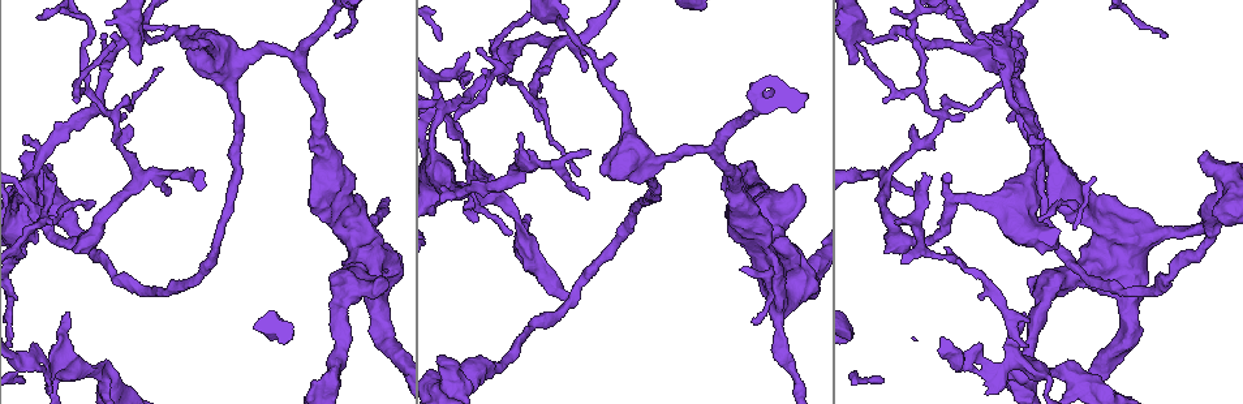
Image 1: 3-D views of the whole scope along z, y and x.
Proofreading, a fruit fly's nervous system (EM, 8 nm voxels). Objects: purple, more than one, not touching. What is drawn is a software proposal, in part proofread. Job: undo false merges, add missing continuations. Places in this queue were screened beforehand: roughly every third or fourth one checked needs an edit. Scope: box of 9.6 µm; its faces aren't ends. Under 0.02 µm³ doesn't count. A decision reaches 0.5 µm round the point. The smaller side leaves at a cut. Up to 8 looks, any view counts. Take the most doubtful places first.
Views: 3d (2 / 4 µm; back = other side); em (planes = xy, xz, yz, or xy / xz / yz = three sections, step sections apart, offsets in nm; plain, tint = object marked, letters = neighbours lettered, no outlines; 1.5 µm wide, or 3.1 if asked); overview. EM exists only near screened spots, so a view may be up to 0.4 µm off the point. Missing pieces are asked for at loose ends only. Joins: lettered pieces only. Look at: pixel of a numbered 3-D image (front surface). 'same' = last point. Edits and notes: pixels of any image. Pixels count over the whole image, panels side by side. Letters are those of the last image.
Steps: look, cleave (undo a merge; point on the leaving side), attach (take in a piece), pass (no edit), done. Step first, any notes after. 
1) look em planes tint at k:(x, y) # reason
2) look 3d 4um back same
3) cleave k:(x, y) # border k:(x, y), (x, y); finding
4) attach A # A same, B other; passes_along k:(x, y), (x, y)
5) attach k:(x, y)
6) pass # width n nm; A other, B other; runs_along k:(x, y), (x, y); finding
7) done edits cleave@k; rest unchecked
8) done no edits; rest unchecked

look em xz step 8 plain at 1:(36, 19) # thin end

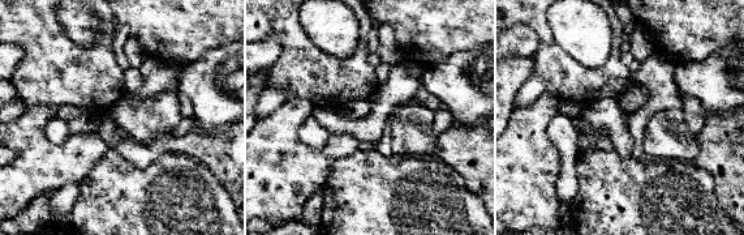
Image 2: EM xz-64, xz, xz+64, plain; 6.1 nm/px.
look em xz step 8 letters same

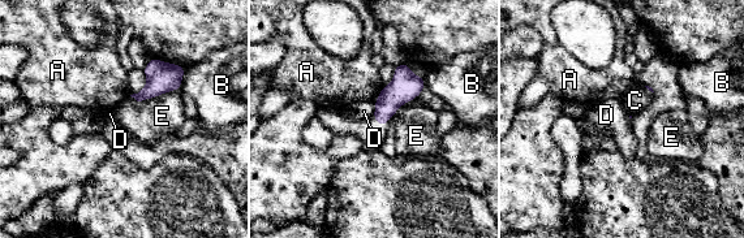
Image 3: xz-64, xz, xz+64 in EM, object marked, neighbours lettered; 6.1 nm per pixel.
pass # longest_contact E 300 nm; A other, B other, C other, D other, E other; border 3:(375, 102), (375, 109), (372, 116); no lettered piece goes on from it

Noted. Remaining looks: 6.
look 3d 2um back at 1:(166, 191) # branch stops here

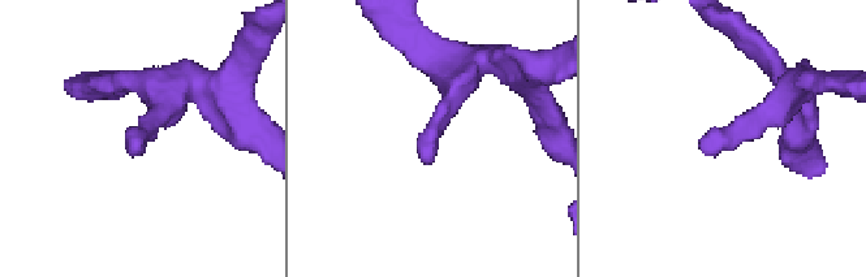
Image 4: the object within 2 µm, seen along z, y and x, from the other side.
look em 3.1um planes letters at 4:(432, 161) # need the tissue

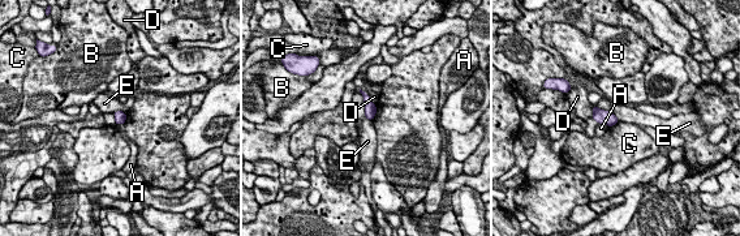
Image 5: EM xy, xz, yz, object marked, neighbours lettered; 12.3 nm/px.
pass # width 160 nm; A other, B other, C other, D other, E other; border 5:(596, 106), (610, 110), (619, 120); none of them fits

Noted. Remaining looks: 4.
look em planes plain at 1:(544, 70) # tapers out

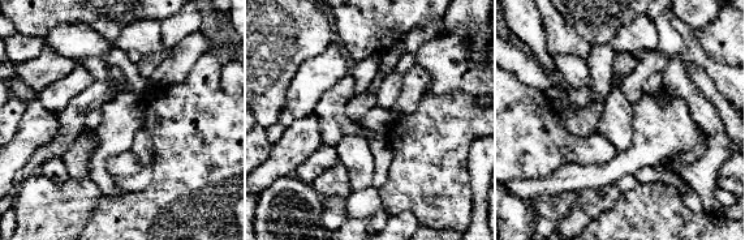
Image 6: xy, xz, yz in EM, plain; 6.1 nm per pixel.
look em planes letters same

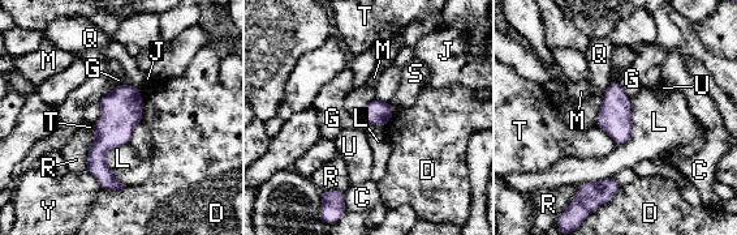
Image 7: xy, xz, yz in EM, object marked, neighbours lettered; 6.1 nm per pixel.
pass # width 160 nm; C other, D other, G other, J other, L other, M other, Q other, R other, S other, T other, U other, Y other; border 7:(98, 102), (100, 115), (93, 123); none of them fits

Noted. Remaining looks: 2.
done no edits; rest unchecked

